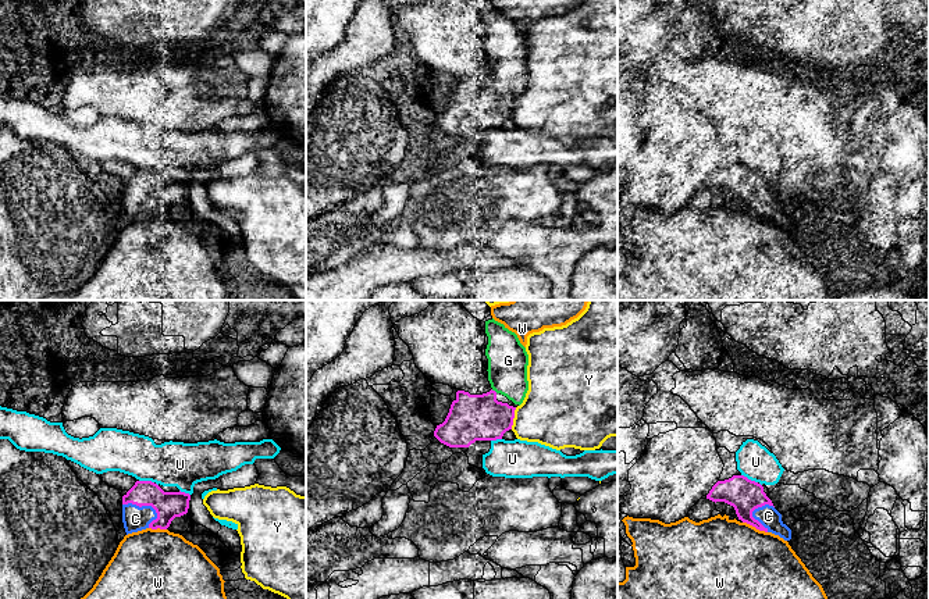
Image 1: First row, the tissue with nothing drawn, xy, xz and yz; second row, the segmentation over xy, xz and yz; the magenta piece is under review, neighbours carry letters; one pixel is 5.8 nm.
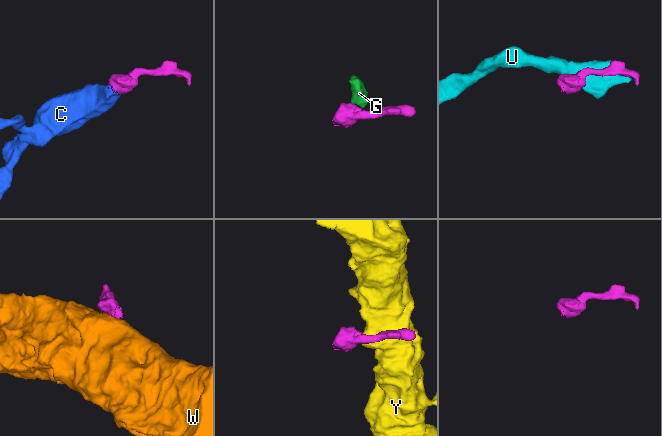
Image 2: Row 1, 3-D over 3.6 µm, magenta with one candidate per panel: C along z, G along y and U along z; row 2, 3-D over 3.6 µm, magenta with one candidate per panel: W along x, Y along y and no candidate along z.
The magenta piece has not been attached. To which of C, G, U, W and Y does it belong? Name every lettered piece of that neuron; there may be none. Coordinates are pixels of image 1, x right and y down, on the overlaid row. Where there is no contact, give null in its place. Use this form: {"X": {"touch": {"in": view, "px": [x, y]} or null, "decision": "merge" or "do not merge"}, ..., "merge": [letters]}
{"C": {"touch": {"in": "xy", "px": [142, 505]}, "decision": "merge"}, "G": {"touch": {"in": "xz", "px": [494, 391]}, "decision": "merge"}, "U": {"touch": {"in": "yz", "px": [750, 480]}, "decision": "do not merge"}, "W": {"touch": {"in": "yz", "px": [755, 527]}, "decision": "do not merge"}, "Y": {"touch": {"in": "xz", "px": [513, 417]}, "decision": "do not merge"}, "merge": ["C", "G"]}

